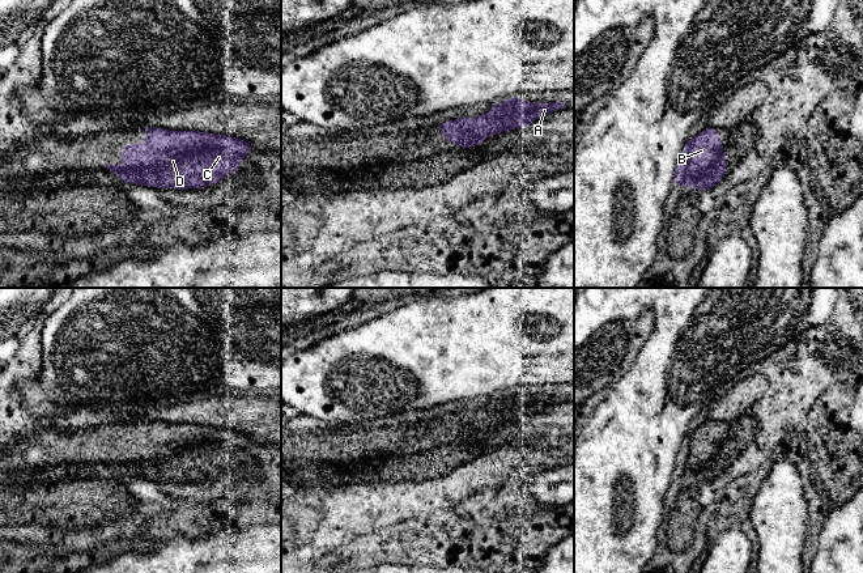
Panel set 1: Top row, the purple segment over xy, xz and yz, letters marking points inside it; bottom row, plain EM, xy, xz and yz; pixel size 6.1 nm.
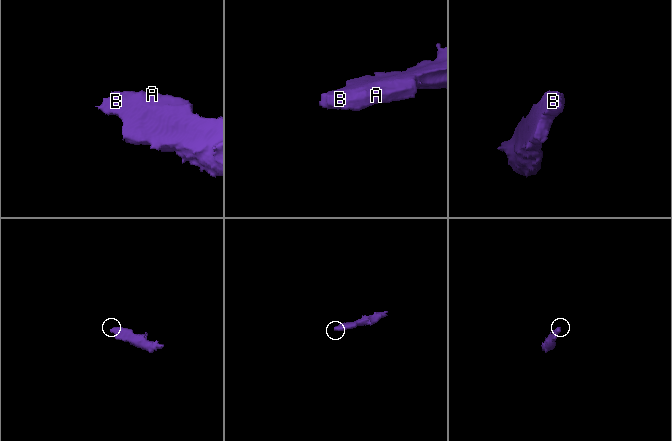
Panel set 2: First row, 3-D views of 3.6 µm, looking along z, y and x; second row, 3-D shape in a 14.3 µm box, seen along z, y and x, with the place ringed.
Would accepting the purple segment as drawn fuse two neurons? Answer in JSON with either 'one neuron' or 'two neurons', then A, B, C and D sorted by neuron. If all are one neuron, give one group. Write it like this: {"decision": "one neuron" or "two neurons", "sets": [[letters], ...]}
{"decision": "two neurons", "sets": [["A", "C", "D"], ["B"]]}

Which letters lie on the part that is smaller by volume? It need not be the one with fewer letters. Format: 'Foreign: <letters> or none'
Foreign: B

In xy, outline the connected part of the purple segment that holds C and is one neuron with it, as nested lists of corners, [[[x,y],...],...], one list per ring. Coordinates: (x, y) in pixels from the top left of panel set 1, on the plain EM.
[[[171,424],[170,433],[162,430],[161,451],[153,462],[149,455],[141,463],[141,472],[146,480],[201,483],[216,478],[230,467],[238,466],[241,453],[254,441],[250,436],[235,429],[208,426],[200,424]]]

